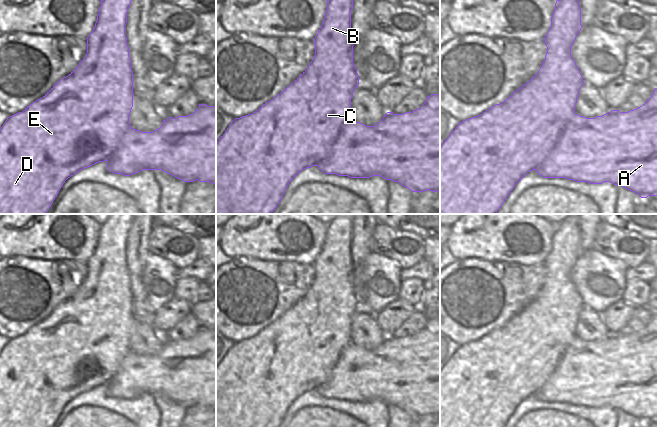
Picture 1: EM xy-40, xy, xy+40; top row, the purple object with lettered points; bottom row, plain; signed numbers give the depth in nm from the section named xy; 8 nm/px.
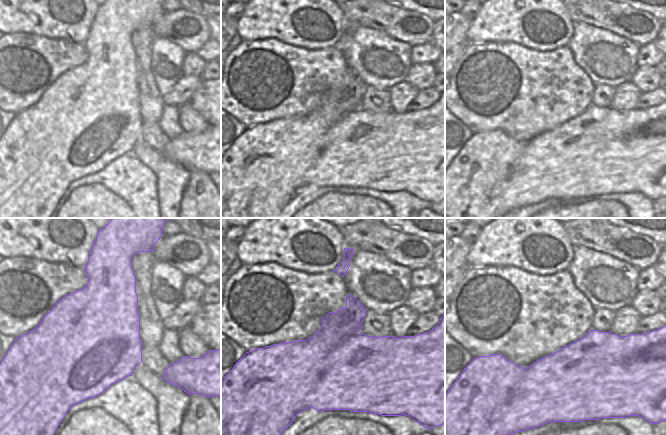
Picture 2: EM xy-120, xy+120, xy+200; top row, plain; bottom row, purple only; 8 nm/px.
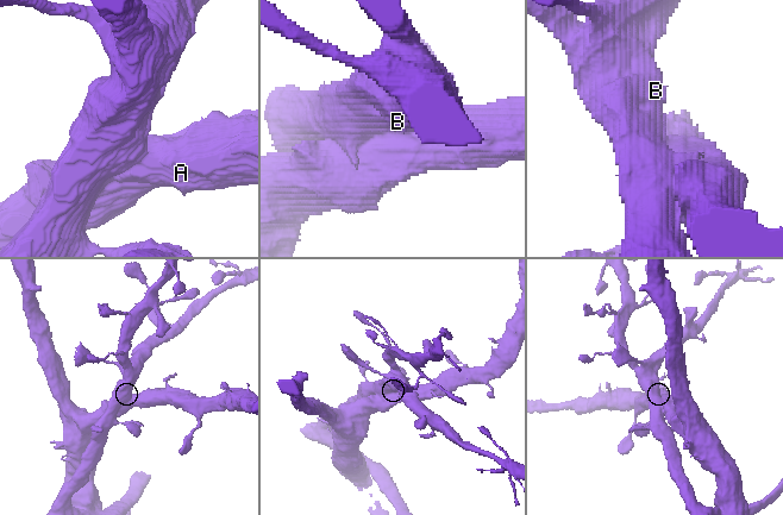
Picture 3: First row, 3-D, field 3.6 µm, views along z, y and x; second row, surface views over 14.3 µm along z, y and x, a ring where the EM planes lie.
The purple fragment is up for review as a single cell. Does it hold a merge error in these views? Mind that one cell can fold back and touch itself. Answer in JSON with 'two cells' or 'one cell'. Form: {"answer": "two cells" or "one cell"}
{"answer": "two cells"}

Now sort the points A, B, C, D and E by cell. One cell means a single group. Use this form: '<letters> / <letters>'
A / B C D E

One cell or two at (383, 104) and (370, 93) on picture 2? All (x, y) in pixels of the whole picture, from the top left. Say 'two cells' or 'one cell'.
one cell

